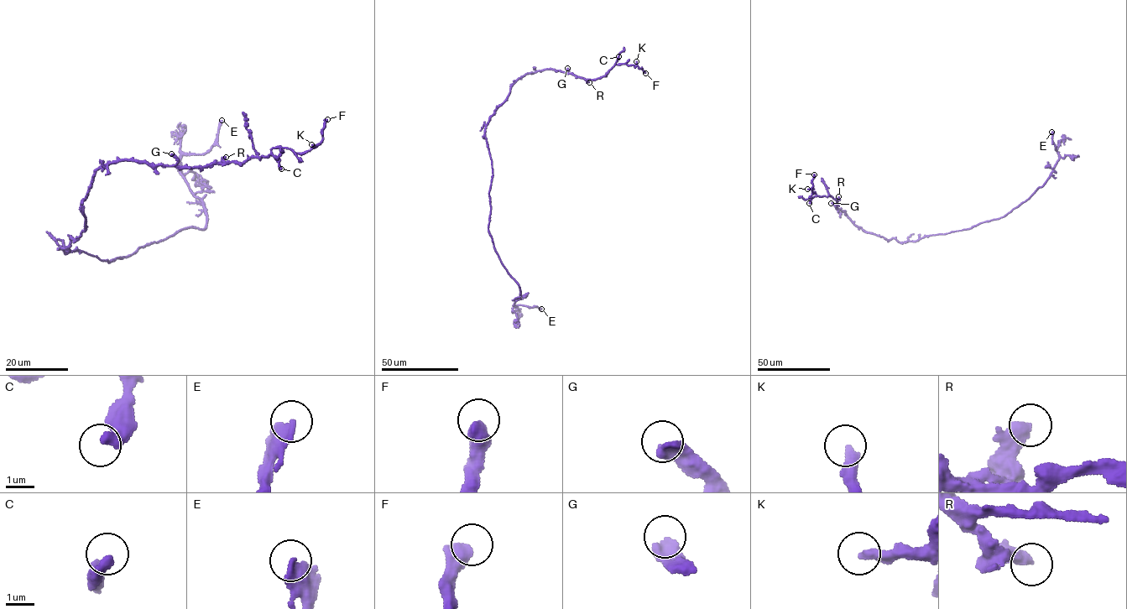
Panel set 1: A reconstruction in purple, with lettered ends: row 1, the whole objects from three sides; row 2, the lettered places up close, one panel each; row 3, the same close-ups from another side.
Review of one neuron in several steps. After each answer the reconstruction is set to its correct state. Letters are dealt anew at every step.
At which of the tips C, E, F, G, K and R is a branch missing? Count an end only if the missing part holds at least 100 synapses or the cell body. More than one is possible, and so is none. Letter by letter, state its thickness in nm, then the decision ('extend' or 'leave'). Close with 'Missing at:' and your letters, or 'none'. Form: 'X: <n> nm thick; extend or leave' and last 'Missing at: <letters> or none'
C: 380 nm thick; leave
E: 320 nm thick; extend
F: 550 nm thick; leave
G: 440 nm thick; leave
K: 360 nm thick; leave
R: 340 nm thick; extend
Missing at: E, R

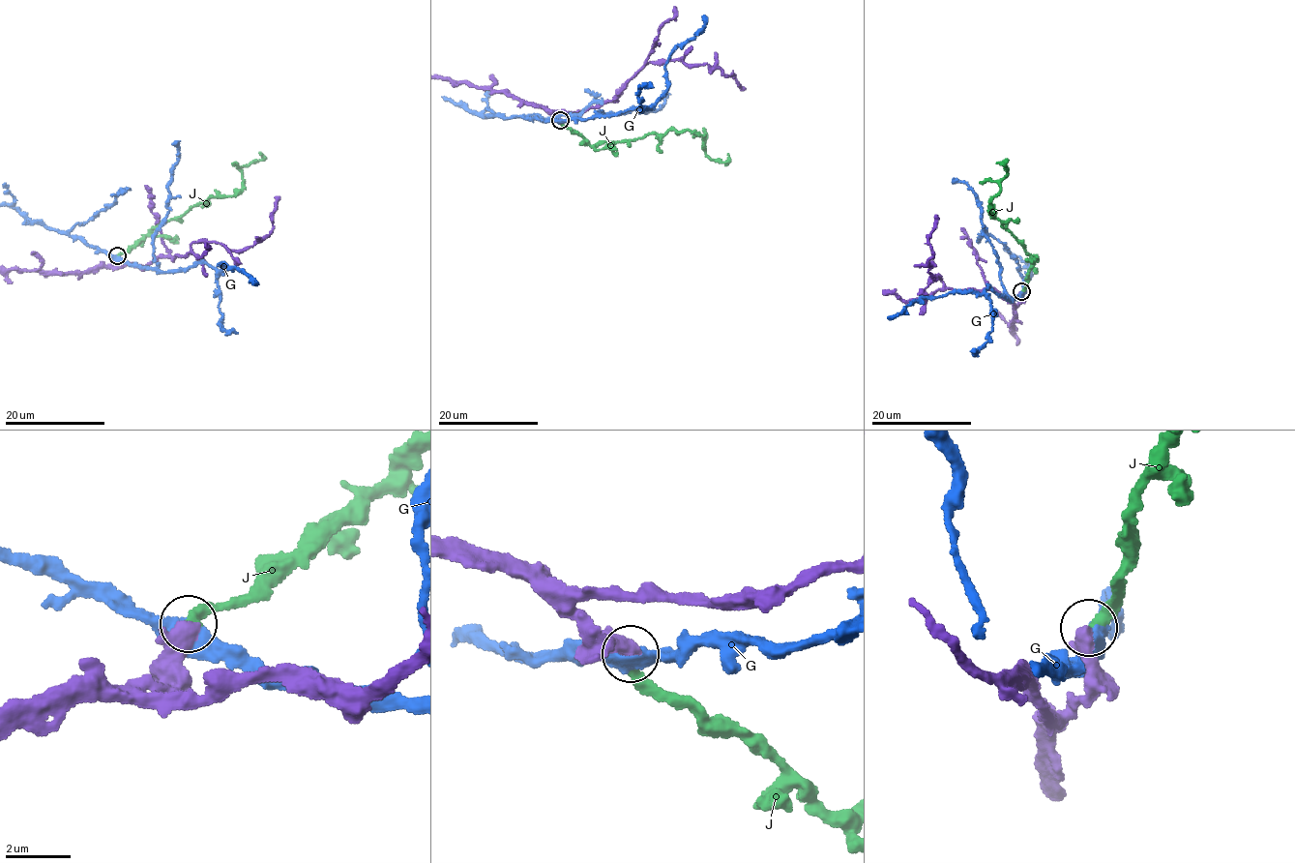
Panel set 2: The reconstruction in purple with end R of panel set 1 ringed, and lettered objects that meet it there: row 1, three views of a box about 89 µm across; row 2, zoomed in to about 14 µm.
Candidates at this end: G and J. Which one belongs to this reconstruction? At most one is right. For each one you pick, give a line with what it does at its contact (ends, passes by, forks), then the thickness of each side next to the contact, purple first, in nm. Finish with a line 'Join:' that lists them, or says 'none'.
J: it ends | 500/360 nm
Join: J

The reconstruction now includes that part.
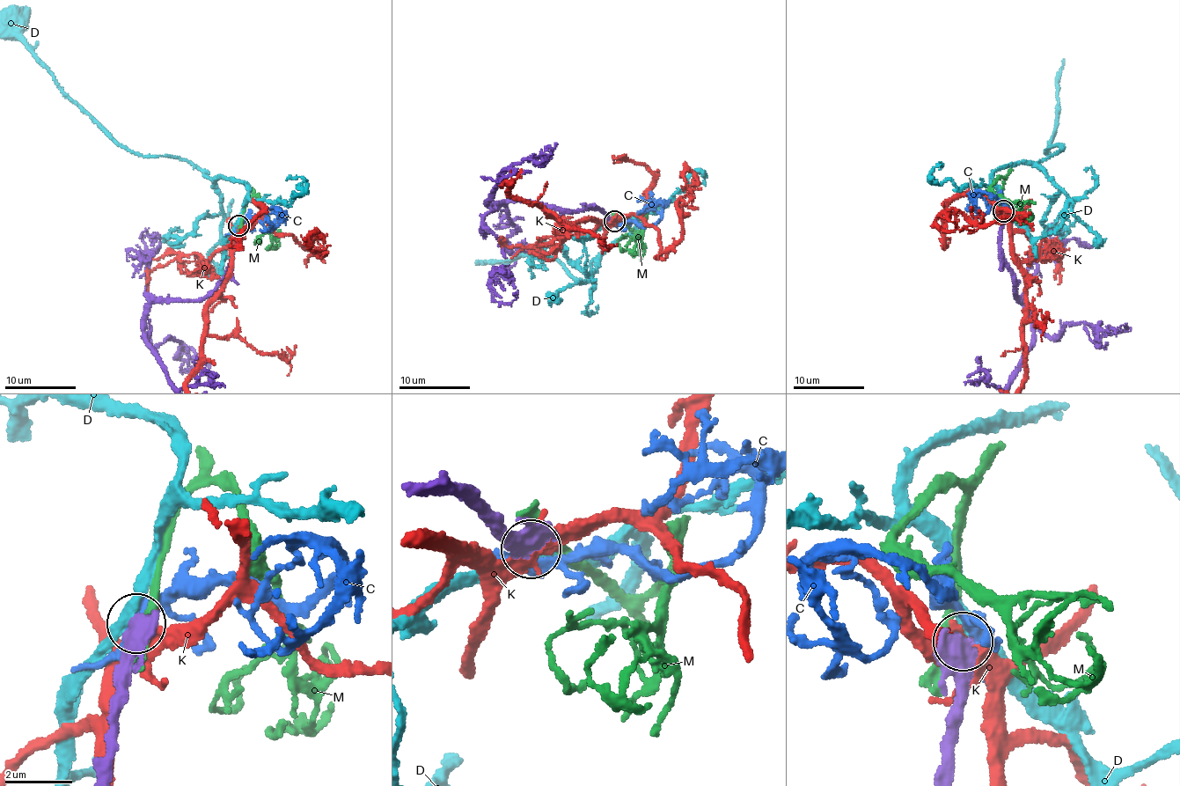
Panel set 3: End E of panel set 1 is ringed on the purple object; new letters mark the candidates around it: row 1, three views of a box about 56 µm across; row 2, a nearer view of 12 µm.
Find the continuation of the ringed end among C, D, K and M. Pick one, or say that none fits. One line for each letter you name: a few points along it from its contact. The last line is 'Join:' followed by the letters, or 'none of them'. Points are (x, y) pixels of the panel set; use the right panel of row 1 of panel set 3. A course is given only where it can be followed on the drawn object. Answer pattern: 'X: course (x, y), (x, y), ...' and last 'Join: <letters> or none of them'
Join: none of them

